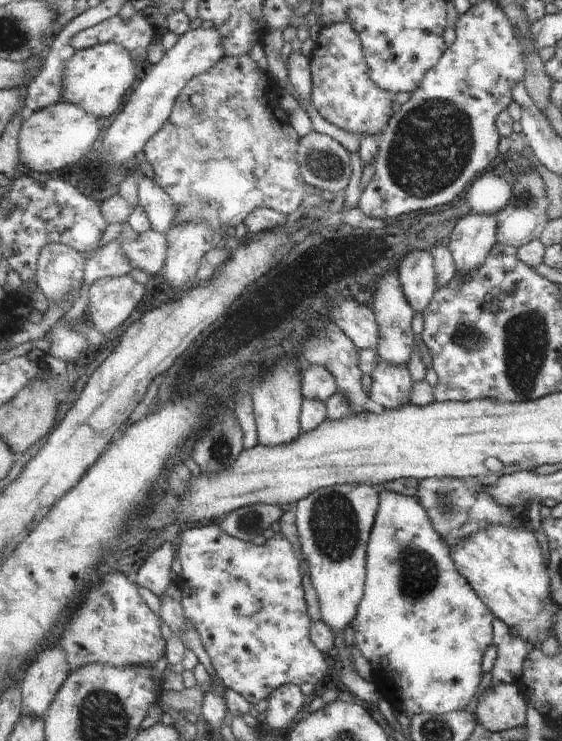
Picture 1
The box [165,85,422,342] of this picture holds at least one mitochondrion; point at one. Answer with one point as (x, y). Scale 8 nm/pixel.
(325, 164)

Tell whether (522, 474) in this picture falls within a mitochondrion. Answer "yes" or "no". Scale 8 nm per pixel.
no

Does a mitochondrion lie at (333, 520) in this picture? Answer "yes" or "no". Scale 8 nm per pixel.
yes

